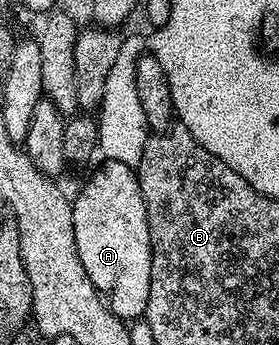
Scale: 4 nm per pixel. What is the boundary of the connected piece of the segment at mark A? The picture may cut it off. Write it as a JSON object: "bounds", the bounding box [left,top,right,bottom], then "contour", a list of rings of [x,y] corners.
{"bounds":[73,160,151,323],"contour":[[[104,160],[83,185],[83,193],[73,197],[73,231],[77,255],[85,275],[105,298],[111,314],[124,323],[142,318],[149,303],[151,244],[145,199],[141,195],[138,172],[132,166]]]}

